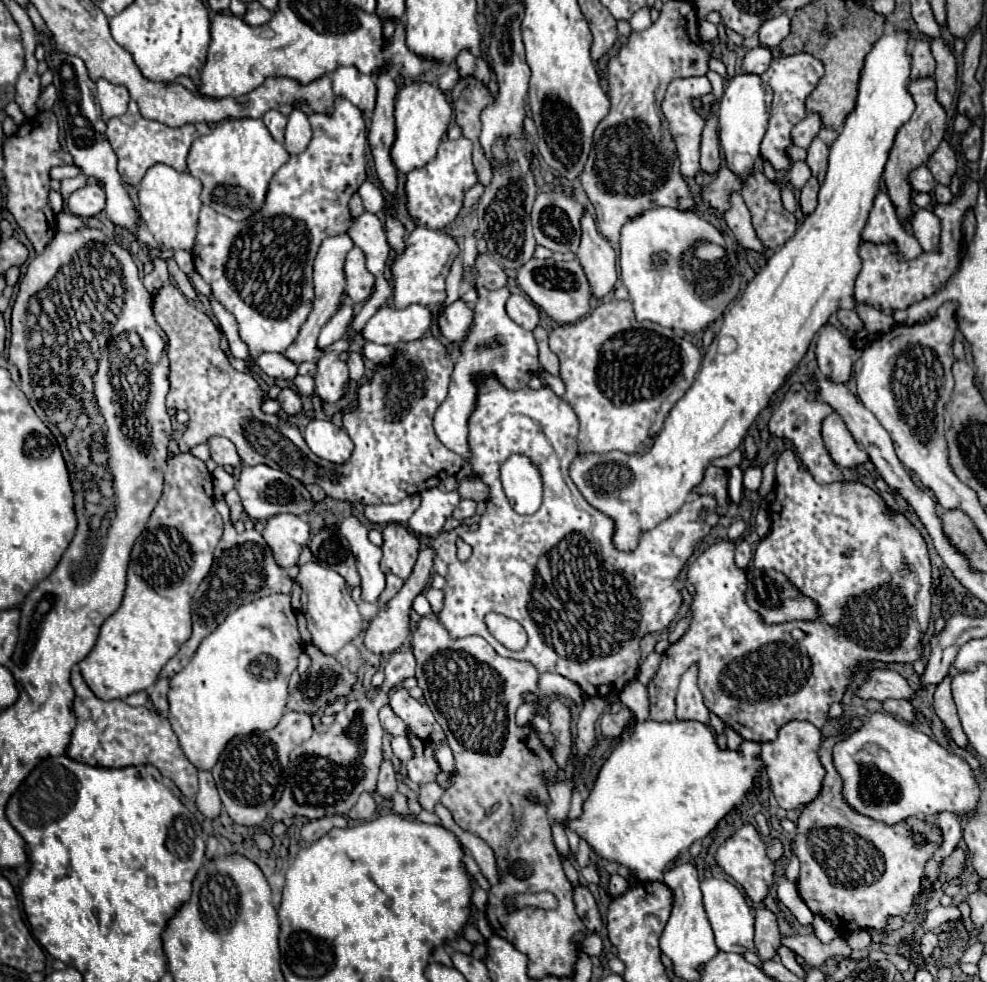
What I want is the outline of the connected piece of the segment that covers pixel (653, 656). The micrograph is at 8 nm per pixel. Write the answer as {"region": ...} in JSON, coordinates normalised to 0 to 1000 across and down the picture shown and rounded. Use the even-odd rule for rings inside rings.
{"region":[[[660,663],[658,667],[656,667],[656,671],[649,675],[649,679],[647,679],[647,685],[645,685],[645,691],[651,696],[651,698],[656,698],[658,693],[660,693],[660,689],[666,685],[666,681],[668,681],[668,675],[670,675],[670,665],[664,665],[664,663]]]}

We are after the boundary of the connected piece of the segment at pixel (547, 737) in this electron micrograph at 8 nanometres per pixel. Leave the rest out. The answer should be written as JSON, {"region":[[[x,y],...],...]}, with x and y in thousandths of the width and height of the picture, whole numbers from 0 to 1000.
{"region":[[[544,726],[544,728],[540,730],[538,738],[540,738],[540,742],[546,746],[546,751],[550,753],[552,761],[554,761],[556,765],[560,765],[560,751],[558,751],[558,744],[556,744],[556,732],[554,732],[554,728]]]}

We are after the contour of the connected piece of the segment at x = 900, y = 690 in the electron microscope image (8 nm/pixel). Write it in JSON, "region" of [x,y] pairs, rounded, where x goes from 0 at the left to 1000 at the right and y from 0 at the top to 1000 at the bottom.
{"region":[[[882,681],[878,683],[874,698],[868,702],[868,708],[872,712],[887,712],[887,714],[897,714],[901,710],[921,714],[927,706],[911,685],[901,681]]]}

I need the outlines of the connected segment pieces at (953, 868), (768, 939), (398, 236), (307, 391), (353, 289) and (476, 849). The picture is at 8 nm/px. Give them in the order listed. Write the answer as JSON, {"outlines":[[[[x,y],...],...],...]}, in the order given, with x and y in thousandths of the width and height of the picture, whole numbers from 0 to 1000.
{"outlines":[[[[968,865],[968,867],[964,869],[964,873],[955,877],[953,893],[951,893],[951,897],[947,899],[947,903],[945,903],[945,905],[947,905],[947,907],[951,907],[951,905],[953,905],[953,901],[955,901],[957,897],[970,895],[970,893],[972,893],[972,889],[976,887],[976,883],[978,883],[978,877],[980,877],[980,869],[978,869],[978,867],[974,867],[974,865]]],[[[765,926],[765,966],[771,979],[779,979],[791,962],[787,934],[779,926]]],[[[398,219],[392,223],[390,231],[392,231],[392,245],[394,245],[396,254],[398,254],[400,258],[406,258],[408,252],[410,252],[410,239],[412,239],[410,231],[408,231]]],[[[301,382],[301,384],[297,386],[297,390],[299,390],[299,394],[305,398],[305,402],[313,404],[313,402],[317,400],[317,384],[305,384],[305,382]]],[[[358,252],[350,264],[350,298],[358,309],[368,309],[376,302],[380,292],[380,282],[370,272],[370,260],[364,252]]],[[[459,842],[457,846],[463,850],[463,854],[469,858],[469,863],[475,865],[475,869],[479,871],[481,879],[485,881],[489,893],[495,897],[497,902],[502,901],[506,897],[506,889],[504,889],[504,879],[502,879],[499,865],[489,854],[485,854],[483,850],[479,850],[475,846],[469,846],[465,842]]]]}

